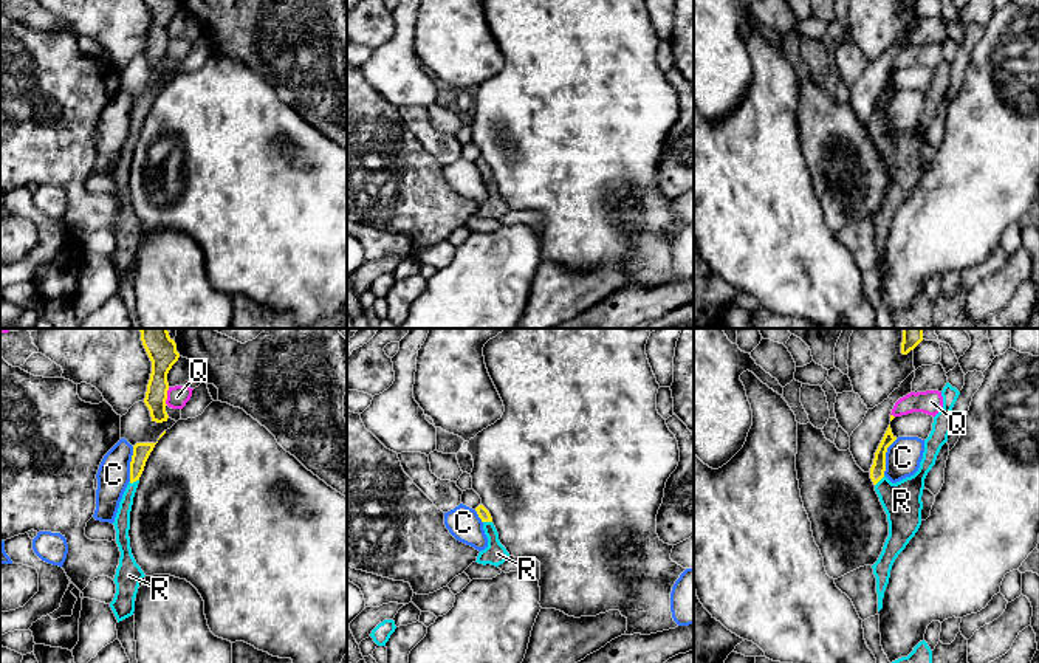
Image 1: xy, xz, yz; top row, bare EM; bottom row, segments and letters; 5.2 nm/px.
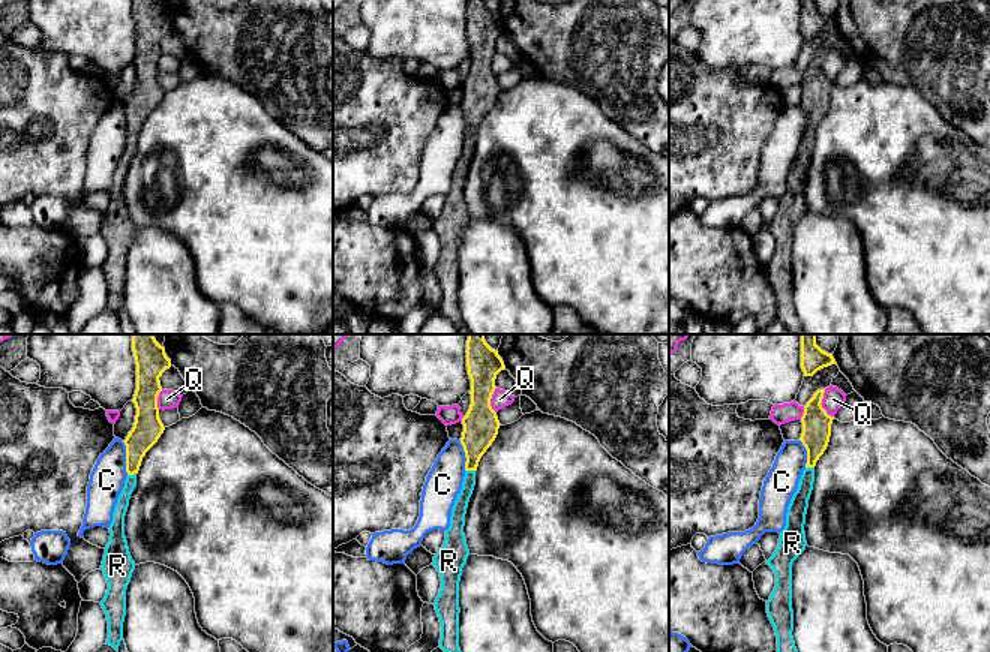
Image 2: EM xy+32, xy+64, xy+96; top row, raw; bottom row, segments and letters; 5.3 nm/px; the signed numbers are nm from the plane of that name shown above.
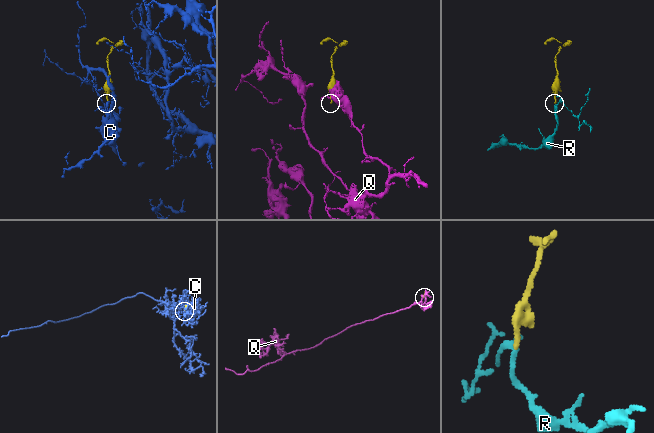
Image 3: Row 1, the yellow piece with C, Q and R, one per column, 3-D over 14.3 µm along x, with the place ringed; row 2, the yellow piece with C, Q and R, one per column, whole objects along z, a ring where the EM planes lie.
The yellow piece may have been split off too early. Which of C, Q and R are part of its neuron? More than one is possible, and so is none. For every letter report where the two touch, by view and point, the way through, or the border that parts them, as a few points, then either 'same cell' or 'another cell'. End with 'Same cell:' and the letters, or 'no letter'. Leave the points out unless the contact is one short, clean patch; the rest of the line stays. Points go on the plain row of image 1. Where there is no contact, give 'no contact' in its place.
C: contact yz (884, 110); another cell
Q: contact xy (166, 50); border xy (169, 41), (166, 58); another cell
R: contact xy (133, 133); way xy (141, 104), (133, 133), (121, 175); same cell
Same cell: R

